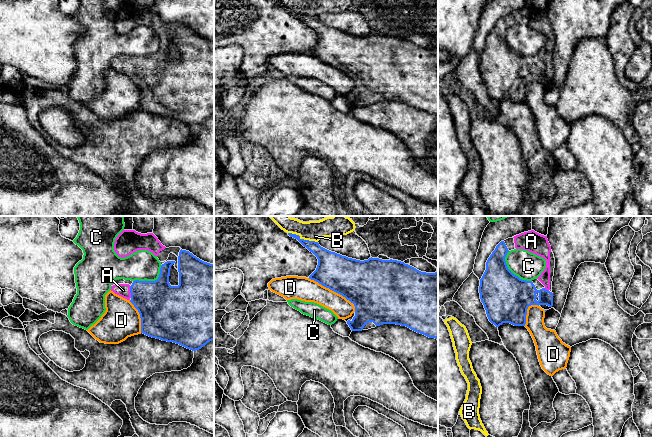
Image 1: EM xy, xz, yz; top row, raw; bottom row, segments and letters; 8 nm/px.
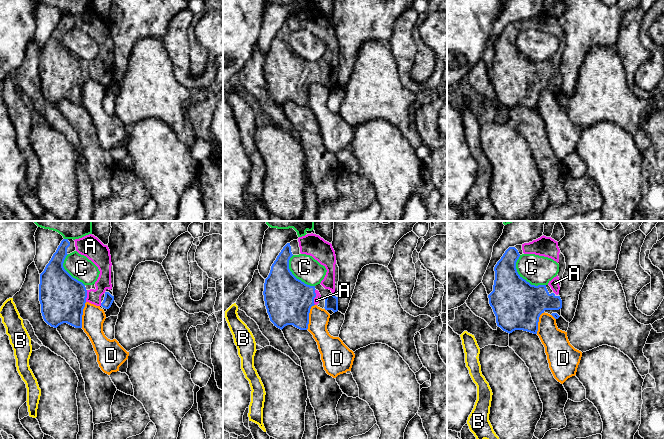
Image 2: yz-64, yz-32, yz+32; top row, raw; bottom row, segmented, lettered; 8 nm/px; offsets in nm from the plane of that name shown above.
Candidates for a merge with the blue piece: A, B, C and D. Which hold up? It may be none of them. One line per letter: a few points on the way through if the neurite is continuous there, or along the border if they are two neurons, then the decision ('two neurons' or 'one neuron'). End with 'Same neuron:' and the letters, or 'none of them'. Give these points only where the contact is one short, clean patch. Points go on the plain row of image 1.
A: one neuron
B: two neurons
C: two neurons
D: two neurons
Same neuron: A

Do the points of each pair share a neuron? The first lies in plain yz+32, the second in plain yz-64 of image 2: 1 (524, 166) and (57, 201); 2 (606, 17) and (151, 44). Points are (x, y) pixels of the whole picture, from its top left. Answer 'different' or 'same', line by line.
1: same
2: different

